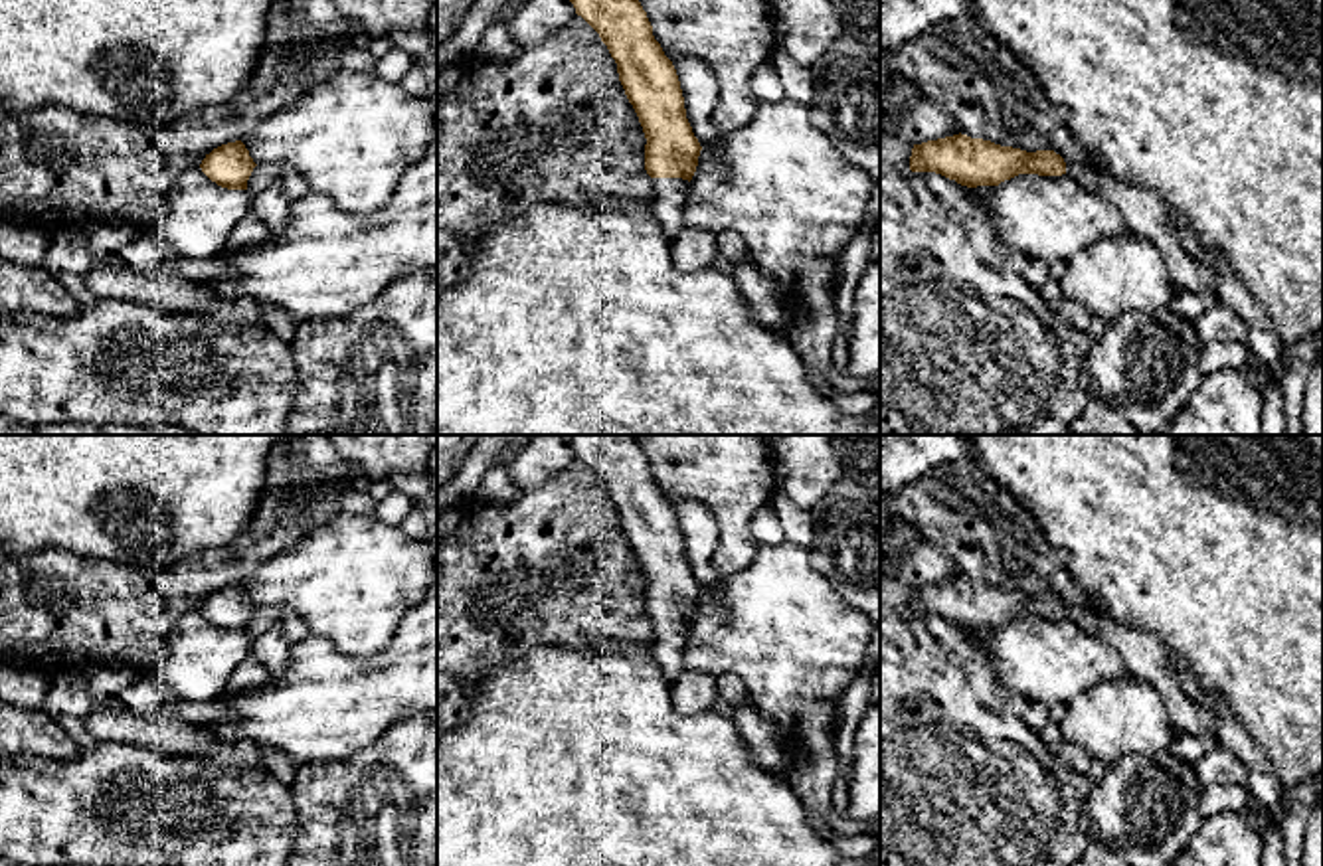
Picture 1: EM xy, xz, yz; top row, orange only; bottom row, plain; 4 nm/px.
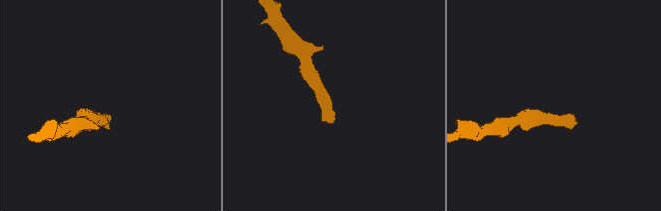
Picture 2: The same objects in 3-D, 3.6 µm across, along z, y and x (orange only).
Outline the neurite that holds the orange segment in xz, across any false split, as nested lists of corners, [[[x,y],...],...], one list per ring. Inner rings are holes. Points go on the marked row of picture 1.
[[[639,0],[570,2],[617,63],[619,81],[647,138],[645,170],[653,178],[649,208],[664,235],[676,241],[684,229],[688,182],[702,150],[686,119],[676,69],[655,40]]]

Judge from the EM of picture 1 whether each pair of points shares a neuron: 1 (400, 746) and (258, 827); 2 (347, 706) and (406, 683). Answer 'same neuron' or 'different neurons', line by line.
1: different neurons
2: same neuron

